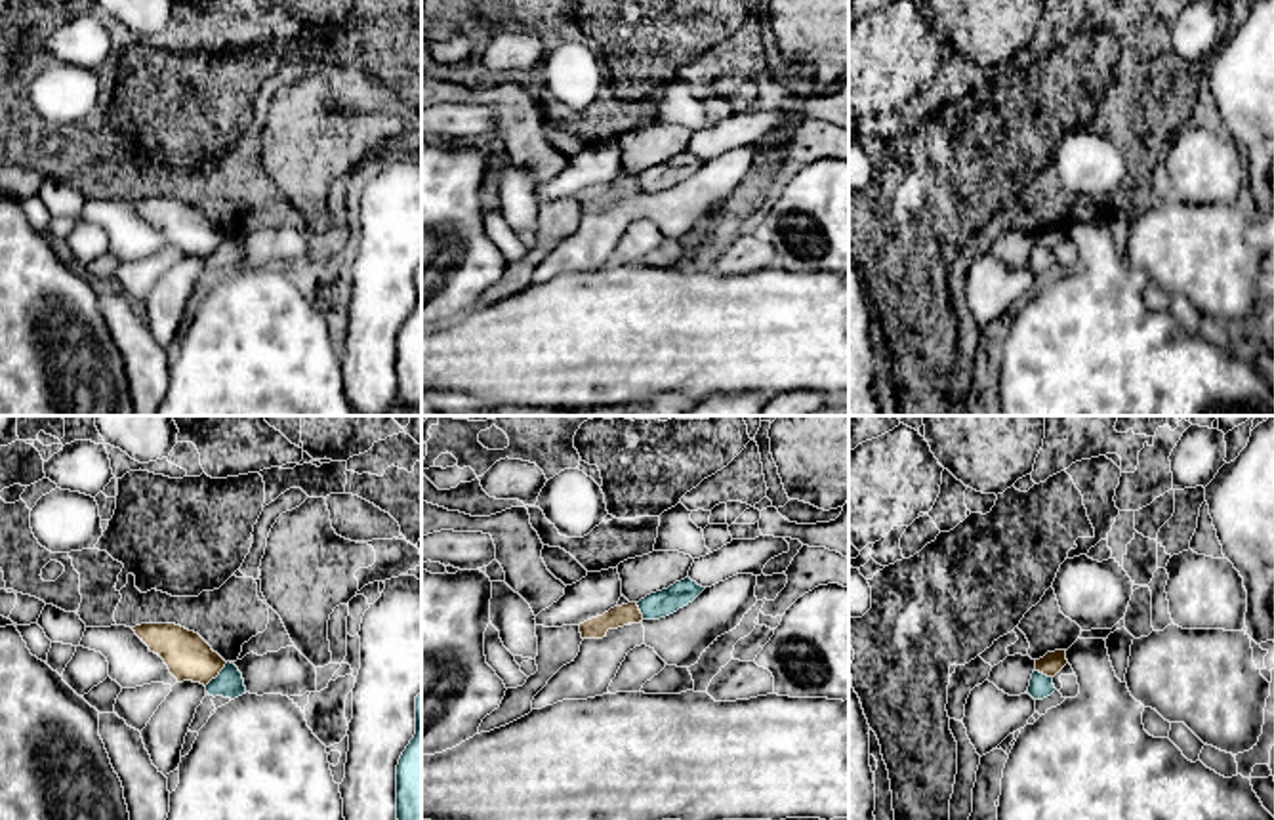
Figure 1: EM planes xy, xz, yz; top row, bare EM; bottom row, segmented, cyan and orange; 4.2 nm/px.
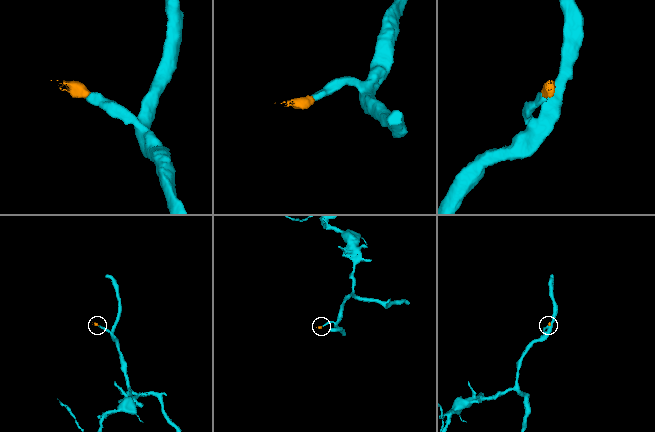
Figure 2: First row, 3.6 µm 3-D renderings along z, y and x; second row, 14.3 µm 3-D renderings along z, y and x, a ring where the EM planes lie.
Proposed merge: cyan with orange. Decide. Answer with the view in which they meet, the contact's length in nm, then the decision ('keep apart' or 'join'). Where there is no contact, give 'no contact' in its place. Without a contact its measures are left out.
meets cyan in xy; contact 140 nm long; keep apart

